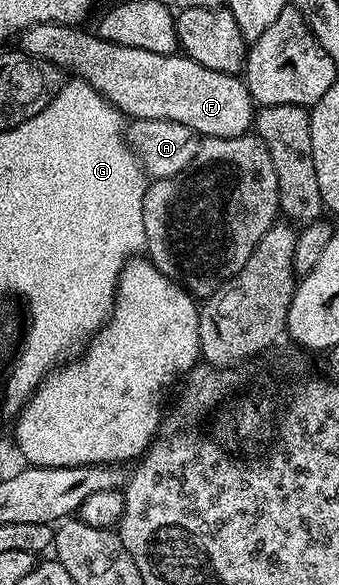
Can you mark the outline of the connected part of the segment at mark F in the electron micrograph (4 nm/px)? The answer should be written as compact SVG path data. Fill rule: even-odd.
M33 23L28 29L19 31L16 36L17 50L25 55L35 55L38 59L47 59L65 69L71 76L84 80L92 89L101 93L117 111L131 120L163 119L176 121L180 125L188 125L199 137L207 139L231 139L237 135L247 134L251 130L256 104L250 90L238 75L216 73L216 69L204 69L187 55L175 53L148 53L148 49L132 49L126 45L116 45L101 39L97 33L90 35L78 25L64 23Z

